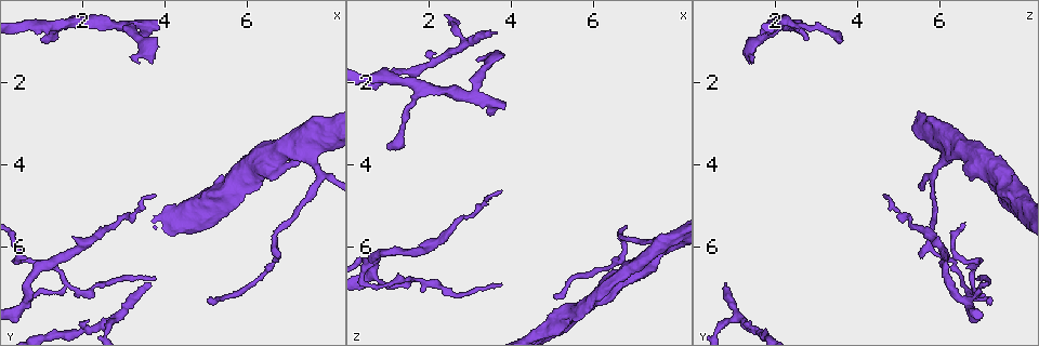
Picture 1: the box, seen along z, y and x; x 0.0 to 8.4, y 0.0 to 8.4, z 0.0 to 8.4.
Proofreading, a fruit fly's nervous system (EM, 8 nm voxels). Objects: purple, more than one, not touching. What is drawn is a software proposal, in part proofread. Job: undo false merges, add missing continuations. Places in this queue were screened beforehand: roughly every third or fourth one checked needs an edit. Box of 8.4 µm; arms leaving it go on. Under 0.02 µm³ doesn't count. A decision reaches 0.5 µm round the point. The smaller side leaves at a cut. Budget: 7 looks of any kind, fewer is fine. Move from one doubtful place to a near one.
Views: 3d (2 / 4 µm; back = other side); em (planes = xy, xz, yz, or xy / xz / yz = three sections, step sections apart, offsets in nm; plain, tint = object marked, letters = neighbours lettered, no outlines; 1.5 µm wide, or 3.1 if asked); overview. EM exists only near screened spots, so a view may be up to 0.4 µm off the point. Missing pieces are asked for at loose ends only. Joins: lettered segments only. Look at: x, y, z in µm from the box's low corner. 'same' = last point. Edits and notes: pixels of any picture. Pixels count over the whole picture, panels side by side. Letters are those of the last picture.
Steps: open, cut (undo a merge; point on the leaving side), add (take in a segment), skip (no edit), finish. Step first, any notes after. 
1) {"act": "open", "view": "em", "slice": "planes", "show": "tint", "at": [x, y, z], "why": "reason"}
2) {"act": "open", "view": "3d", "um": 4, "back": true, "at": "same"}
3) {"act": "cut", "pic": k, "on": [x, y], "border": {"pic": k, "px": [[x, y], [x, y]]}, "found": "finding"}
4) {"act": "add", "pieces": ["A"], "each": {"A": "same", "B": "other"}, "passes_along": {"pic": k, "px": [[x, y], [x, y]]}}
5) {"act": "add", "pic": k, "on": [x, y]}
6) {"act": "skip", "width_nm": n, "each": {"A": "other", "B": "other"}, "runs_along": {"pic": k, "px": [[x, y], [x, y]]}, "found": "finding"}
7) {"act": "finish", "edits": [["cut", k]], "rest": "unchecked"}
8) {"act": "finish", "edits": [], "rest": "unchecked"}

{"act": "open", "view": "em", "slice": "xy", "step": 4, "show": "letters", "at": [3.80, 6.80, 6.95], "why": "an open end"}

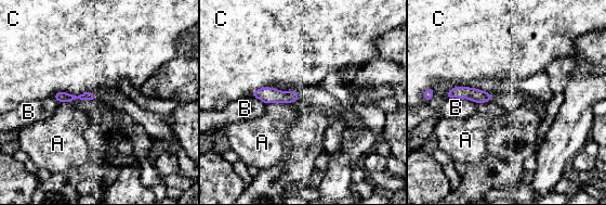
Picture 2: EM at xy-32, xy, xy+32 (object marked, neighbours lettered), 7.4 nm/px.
{"act": "skip", "each": {"A": "other", "B": "other", "C": "other"}, "runs_along": {"pic": 2, "px": [[448, 95], [472, 93], [488, 99]]}, "found": "none of them fits"}

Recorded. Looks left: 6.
{"act": "open", "view": "em", "slice": "planes", "show": "letters", "at": [1.50, 7.10, 6.90], "why": "branch point"}

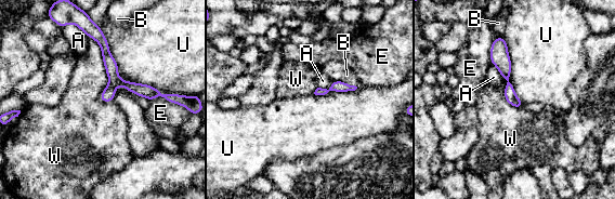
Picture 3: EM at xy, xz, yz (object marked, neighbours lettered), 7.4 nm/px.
{"act": "skip", "each": {"A": "other", "B": "other", "E": "other", "U": "other", "W": "other"}, "found": "continuous, no second neuron"}

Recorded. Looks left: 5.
{"act": "open", "view": "em", "slice": "planes", "show": "letters", "at": [3.65, 6.95, 0.80], "why": "thin end"}

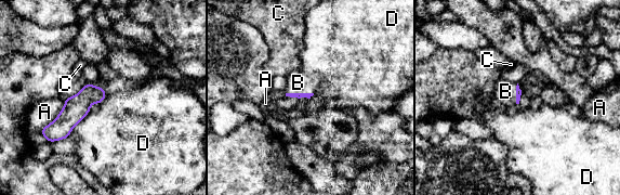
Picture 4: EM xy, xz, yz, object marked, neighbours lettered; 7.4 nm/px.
{"act": "add", "pieces": ["B"], "each": {"A": "other", "B": "same", "C": "other", "D": "other"}, "found": "it goes on there"}

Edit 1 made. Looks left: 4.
{"act": "finish", "edits": [["add", 4]], "rest": "unchecked"}

